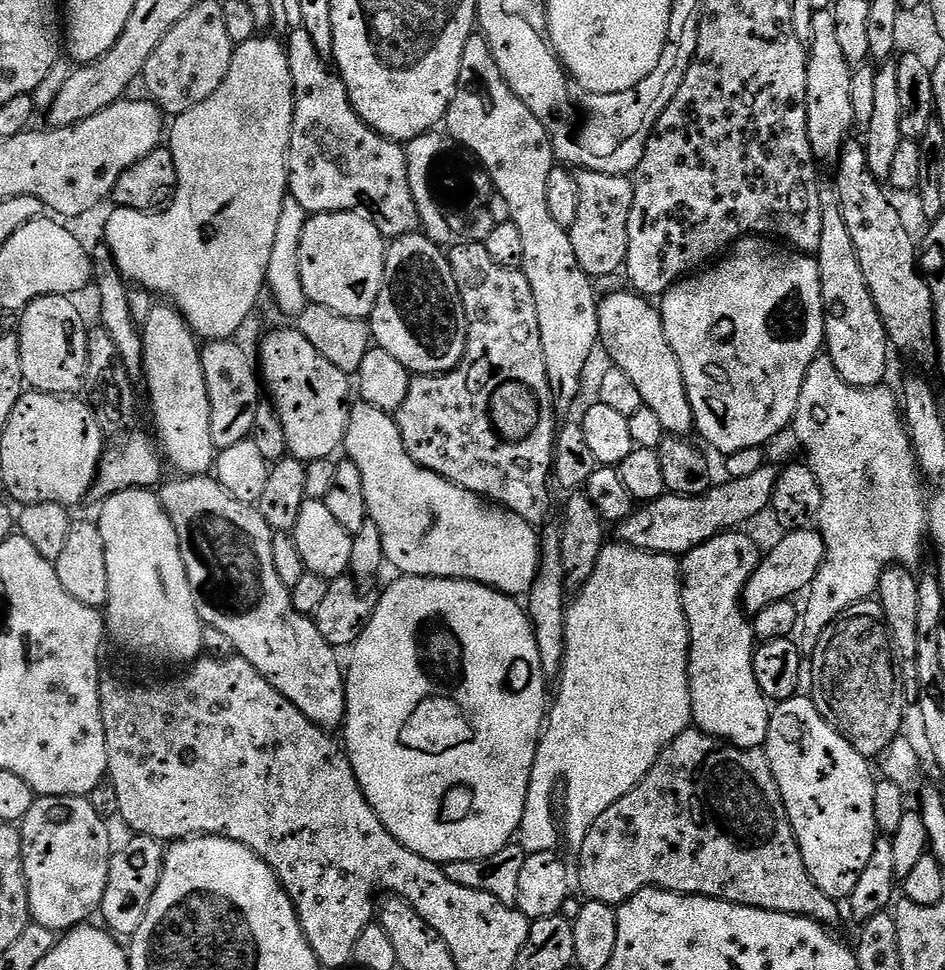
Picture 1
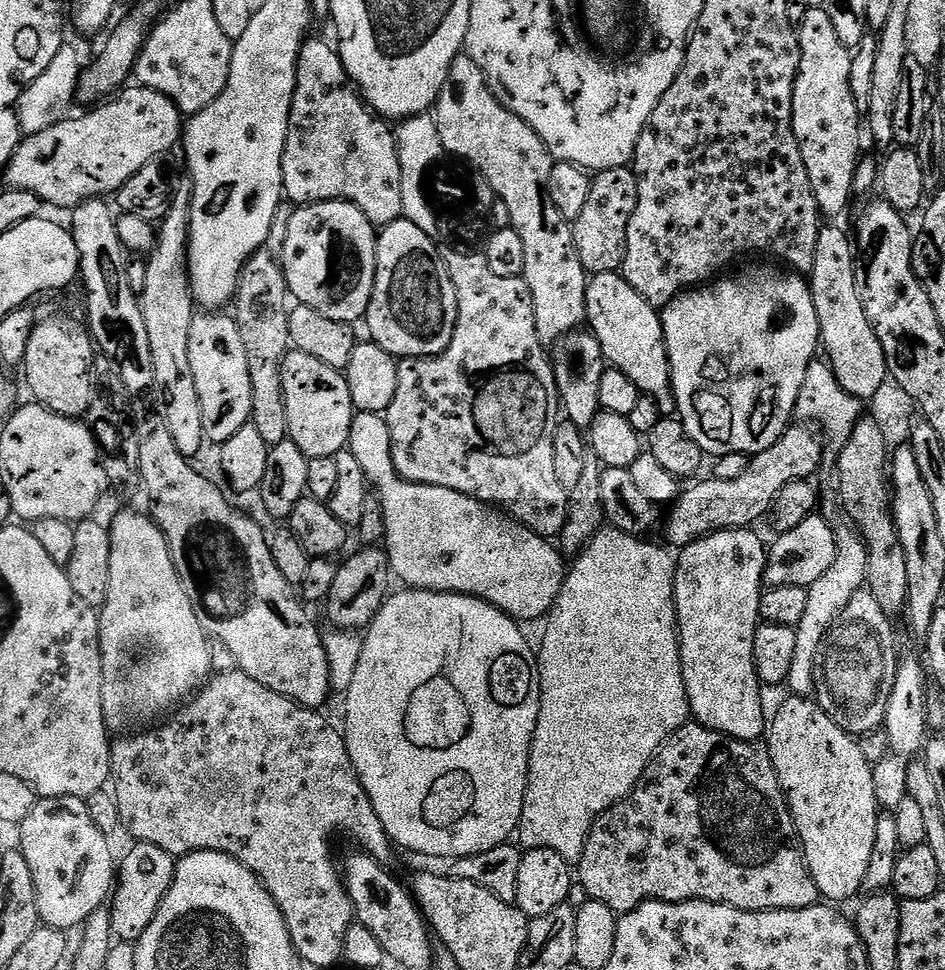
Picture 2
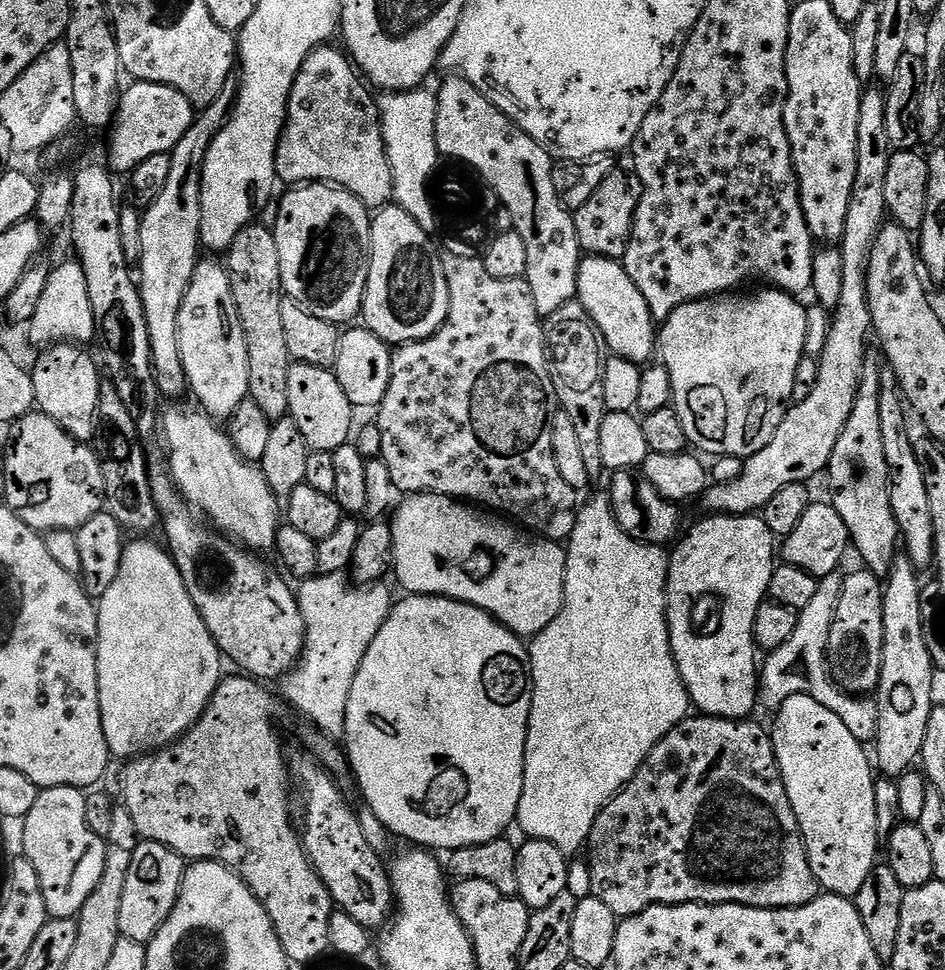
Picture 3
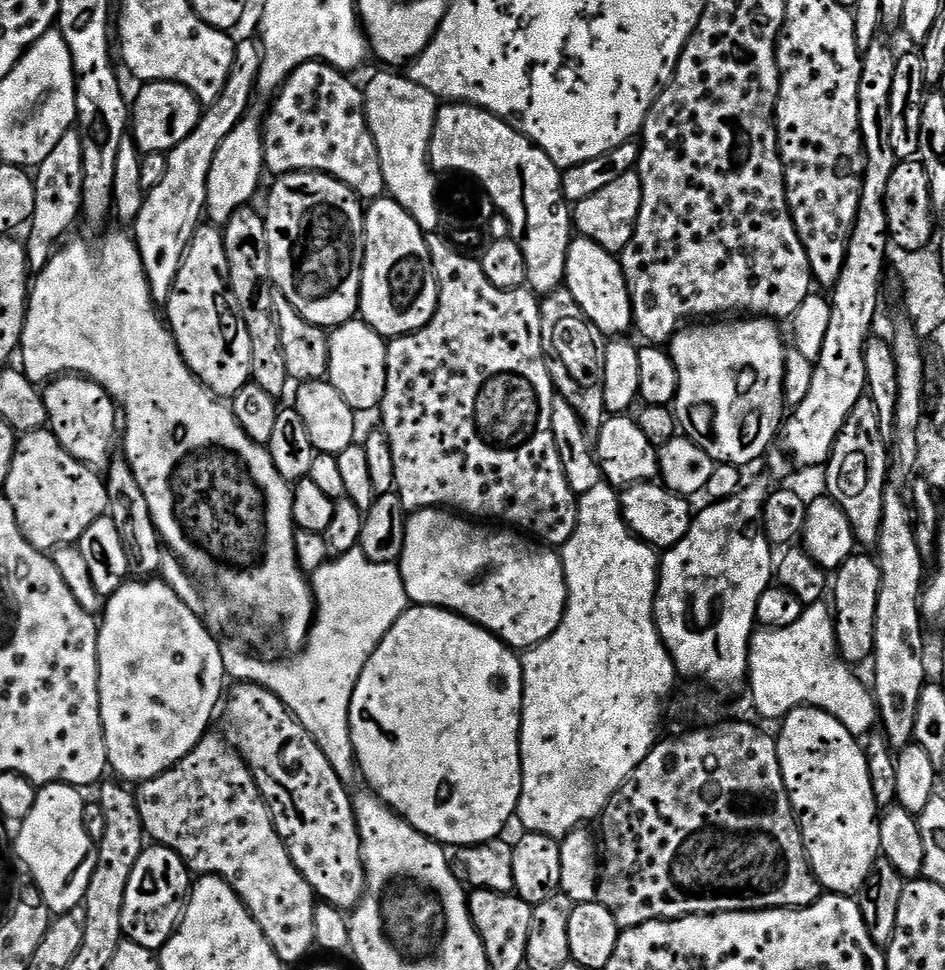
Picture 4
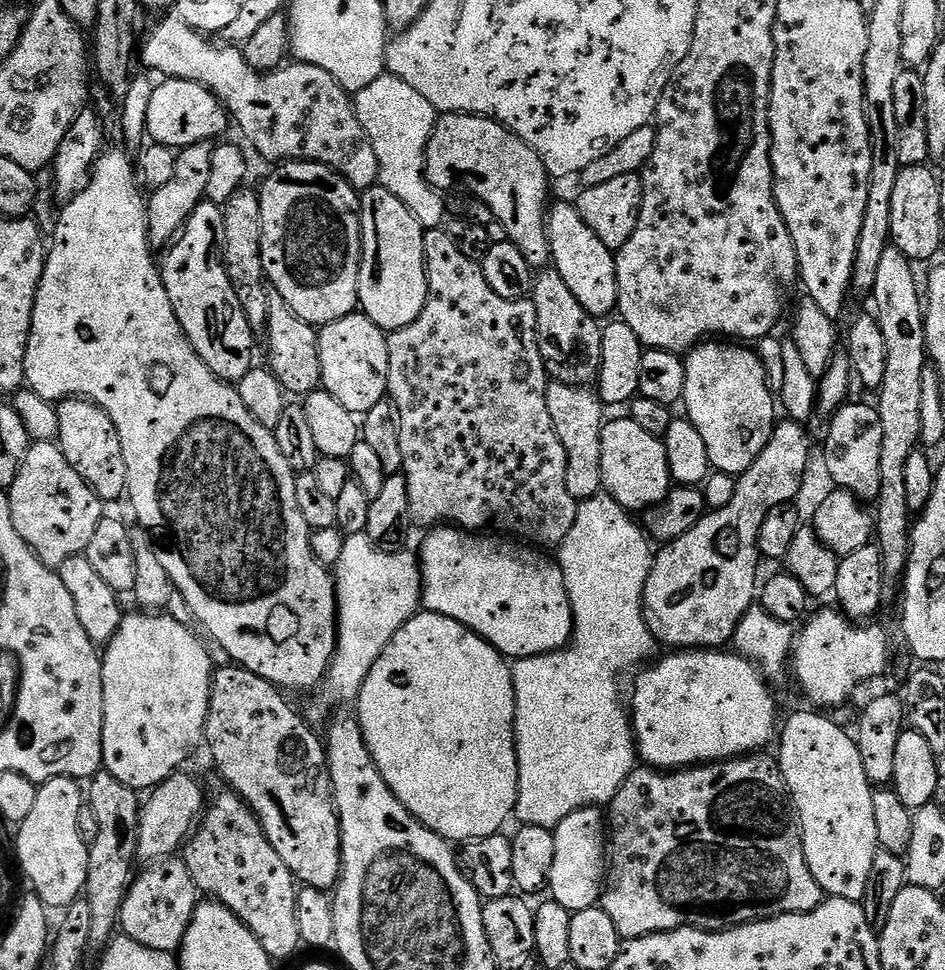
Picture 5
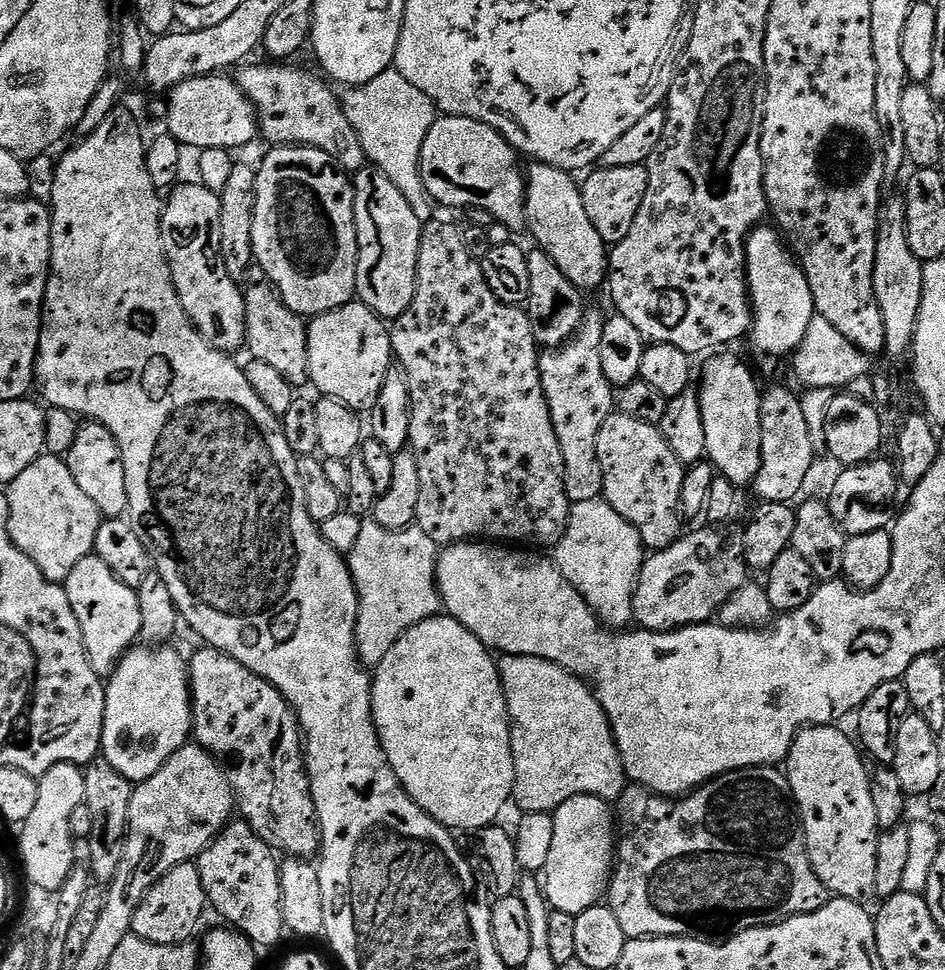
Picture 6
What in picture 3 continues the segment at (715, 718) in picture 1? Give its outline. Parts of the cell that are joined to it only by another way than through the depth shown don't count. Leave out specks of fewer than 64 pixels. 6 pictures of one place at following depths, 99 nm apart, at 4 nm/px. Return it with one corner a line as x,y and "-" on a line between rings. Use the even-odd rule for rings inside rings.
708,514
705,517
705,520
697,522
696,528
690,529
688,533
685,531
670,552
666,614
668,615
668,637
672,647
672,657
676,663
676,675
679,683
688,691
691,707
697,713
705,716
717,716
723,720
747,720
753,715
752,711
758,708
758,660
756,664
758,649
754,638
754,618
758,614
760,605
765,603
768,587
770,586
770,578
778,566
778,552
777,549
776,552
772,549
774,537
769,532
766,522
759,515
730,516
727,514

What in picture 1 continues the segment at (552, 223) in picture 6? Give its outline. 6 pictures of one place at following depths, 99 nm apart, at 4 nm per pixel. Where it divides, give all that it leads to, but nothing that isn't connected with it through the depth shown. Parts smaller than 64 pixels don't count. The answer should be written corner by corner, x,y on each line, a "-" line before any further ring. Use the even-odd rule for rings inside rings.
635,291
612,292
598,304
599,343
608,351
611,363
630,377
630,382
642,394
644,406
654,410
665,433
687,437
693,431
692,407
682,378
678,354
666,338
660,309
651,299

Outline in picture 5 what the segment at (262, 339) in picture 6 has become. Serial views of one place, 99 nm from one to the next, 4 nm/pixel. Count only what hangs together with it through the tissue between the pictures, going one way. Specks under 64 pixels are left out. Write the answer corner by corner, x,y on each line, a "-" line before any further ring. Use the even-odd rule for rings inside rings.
273,295
268,302
268,360
272,372
278,378
285,393
296,398
307,397
308,393
317,391
322,385
322,358
318,354
320,333
317,325
308,324
277,295

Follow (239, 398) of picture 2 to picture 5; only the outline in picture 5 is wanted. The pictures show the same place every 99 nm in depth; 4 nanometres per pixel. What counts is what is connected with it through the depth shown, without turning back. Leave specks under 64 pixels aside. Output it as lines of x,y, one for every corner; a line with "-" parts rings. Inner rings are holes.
201,200
180,235
167,249
168,257
162,260
162,275
188,341
216,376
229,382
239,382
254,367
254,333
224,264
225,234
223,207
214,200

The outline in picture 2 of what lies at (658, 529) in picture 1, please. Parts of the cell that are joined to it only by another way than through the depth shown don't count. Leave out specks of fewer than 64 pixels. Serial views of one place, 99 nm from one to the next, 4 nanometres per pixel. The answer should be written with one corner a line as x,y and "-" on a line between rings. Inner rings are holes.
789,426
780,435
778,442
774,442
774,446
751,457
746,466
746,474
741,474
739,478
707,478
708,480
702,481
701,484
689,483
667,509
668,525
664,528
665,534
668,535
667,543
676,544
675,547
681,549
712,532
755,525
755,520
760,520
763,516
765,519
771,513
774,498
778,498
778,490
782,490
786,482
815,477
815,472
824,460
825,441
815,427
796,427

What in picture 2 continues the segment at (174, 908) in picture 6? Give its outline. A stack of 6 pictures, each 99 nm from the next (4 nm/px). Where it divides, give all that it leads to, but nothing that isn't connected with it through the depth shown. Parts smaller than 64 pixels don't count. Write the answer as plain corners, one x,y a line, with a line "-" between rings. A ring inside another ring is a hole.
139,842
133,843
131,846
133,848
125,854
124,861
121,864
119,861
114,891
110,897
112,934
120,942
135,942
142,938
142,934
146,934
146,926
150,926
150,922
154,922
154,914
158,914
158,906
162,906
162,898
166,898
176,873
176,860
166,850
162,850
153,844

